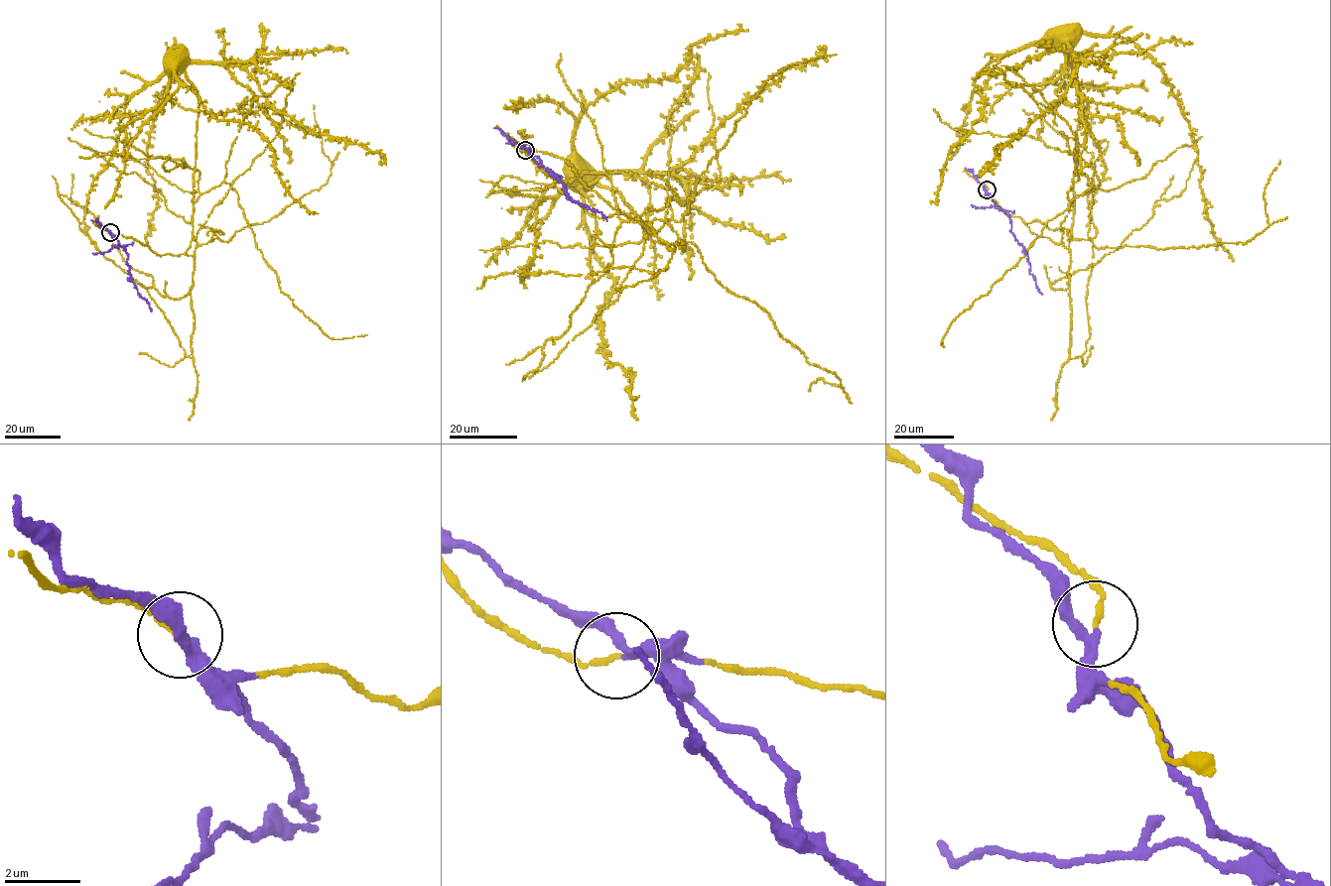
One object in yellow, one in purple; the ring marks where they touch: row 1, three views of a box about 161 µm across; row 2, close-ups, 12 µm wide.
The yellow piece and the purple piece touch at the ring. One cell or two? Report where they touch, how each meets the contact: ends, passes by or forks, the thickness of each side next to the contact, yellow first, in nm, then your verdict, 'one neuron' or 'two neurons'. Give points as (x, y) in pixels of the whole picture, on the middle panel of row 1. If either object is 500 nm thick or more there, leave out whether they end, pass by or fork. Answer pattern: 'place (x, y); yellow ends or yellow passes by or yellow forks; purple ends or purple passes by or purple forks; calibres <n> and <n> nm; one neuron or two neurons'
place (525, 150); yellow ends; purple passes by; calibres 120 and 240 nm; two neurons

